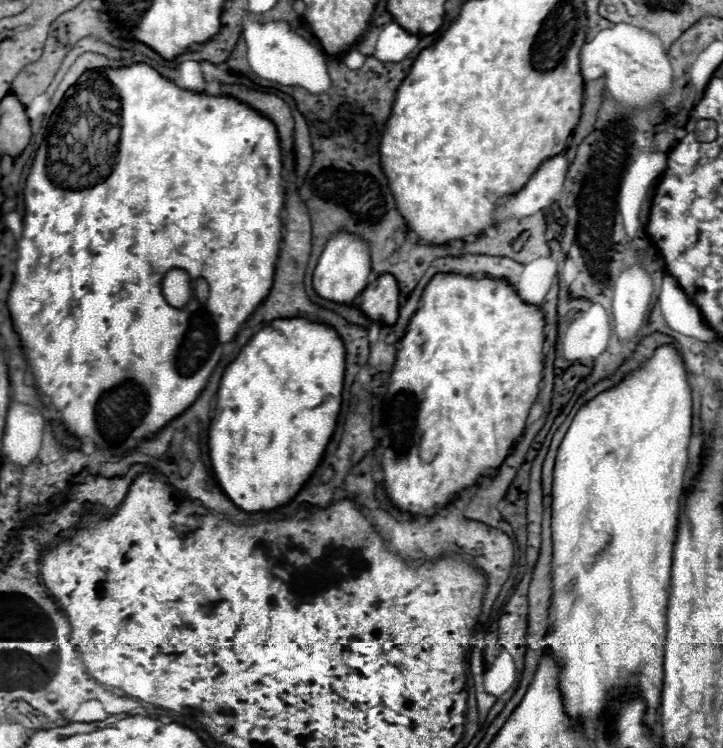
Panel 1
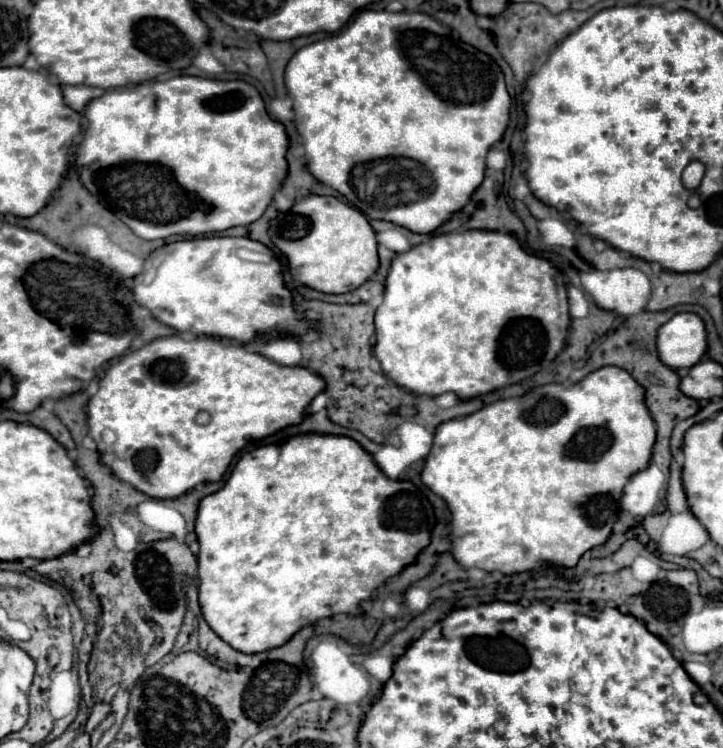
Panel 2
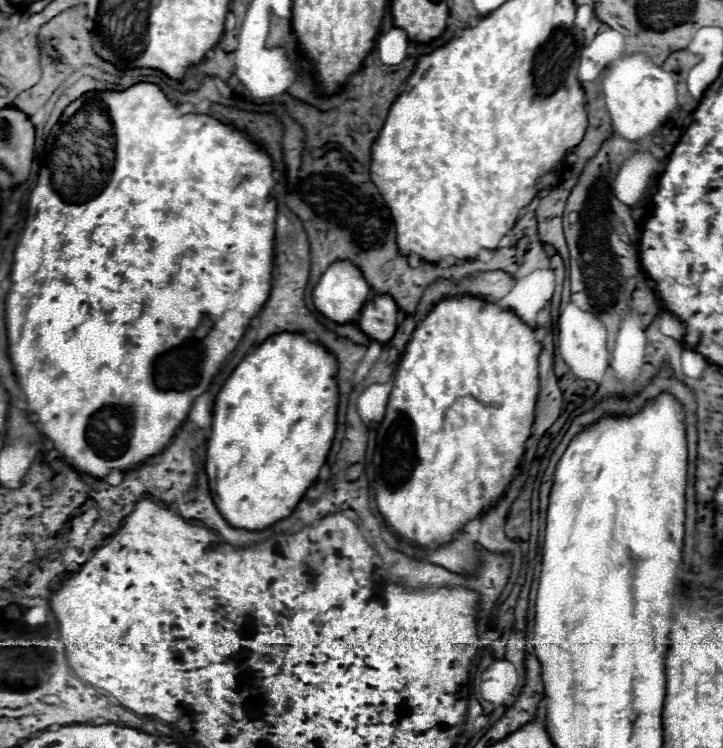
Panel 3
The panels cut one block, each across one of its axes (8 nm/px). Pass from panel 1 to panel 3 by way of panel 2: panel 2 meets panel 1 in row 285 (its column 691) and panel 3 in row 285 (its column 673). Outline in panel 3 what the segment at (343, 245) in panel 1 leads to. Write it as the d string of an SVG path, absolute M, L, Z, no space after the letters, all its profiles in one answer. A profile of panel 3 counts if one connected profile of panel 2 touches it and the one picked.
M334 262L312 292L316 310L330 322L350 324L370 300L370 286L350 262Z

